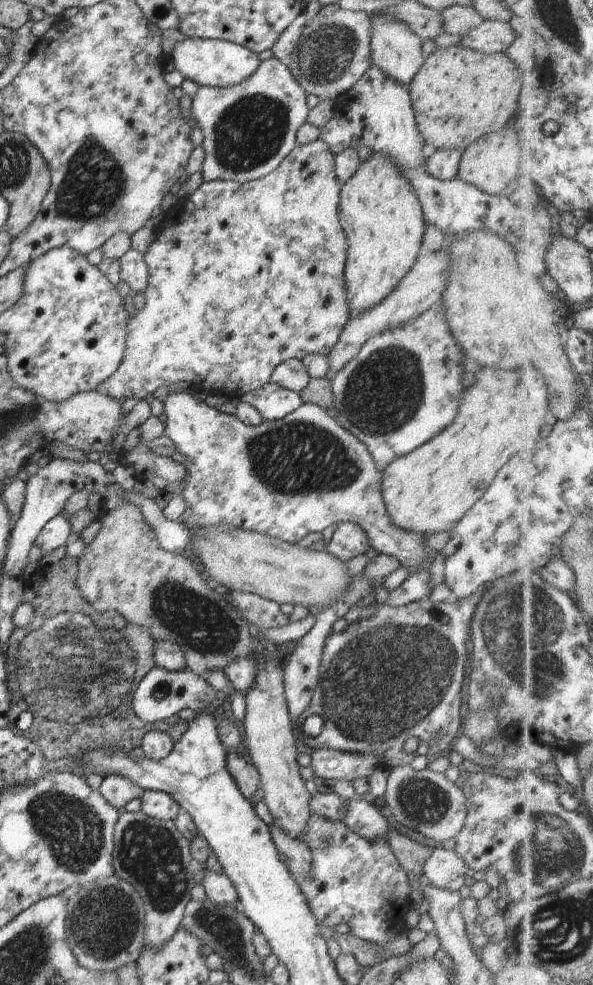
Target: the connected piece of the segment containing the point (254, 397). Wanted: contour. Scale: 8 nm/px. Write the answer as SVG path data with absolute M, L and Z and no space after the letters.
M266 383L262 388L243 394L239 399L242 403L256 408L264 421L284 418L304 403L300 393L272 383Z

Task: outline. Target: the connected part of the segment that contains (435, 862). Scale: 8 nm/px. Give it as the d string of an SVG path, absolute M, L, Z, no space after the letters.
M442 847L433 849L422 867L426 881L450 892L458 892L464 886L468 869L454 850L445 850Z

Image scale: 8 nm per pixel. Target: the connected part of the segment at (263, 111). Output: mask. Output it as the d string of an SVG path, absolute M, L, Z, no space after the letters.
M276 57L262 61L245 80L227 87L205 87L200 85L192 99L191 116L203 132L205 158L198 181L250 182L278 168L297 144L296 131L307 122L309 106L307 92L296 82L285 63Z

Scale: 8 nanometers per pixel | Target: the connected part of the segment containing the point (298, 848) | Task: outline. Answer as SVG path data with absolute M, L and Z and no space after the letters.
M273 824L269 829L272 840L279 853L287 858L287 869L294 879L307 877L312 870L312 857L309 846L304 840L290 838L280 827Z

